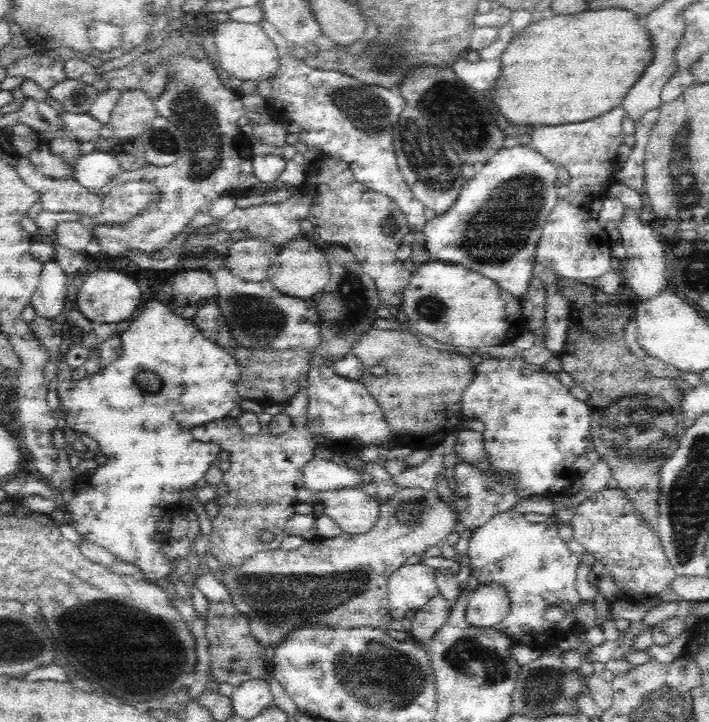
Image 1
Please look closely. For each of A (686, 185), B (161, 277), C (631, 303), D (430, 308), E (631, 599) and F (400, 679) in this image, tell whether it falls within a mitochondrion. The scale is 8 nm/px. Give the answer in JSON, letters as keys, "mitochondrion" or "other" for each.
{"A":"mitochondrion","B":"other","C":"other","D":"mitochondrion","E":"other","F":"mitochondrion"}

